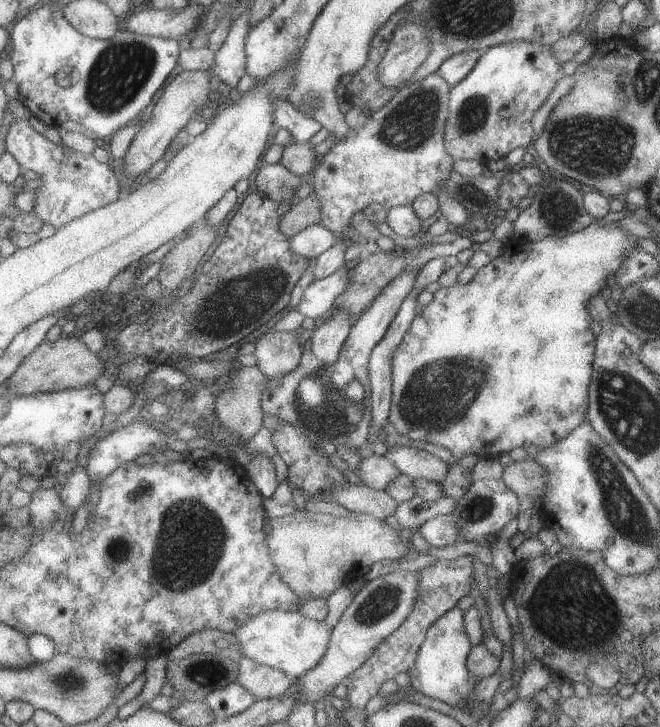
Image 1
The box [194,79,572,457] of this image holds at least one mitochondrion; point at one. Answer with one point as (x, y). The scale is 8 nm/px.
(439, 395)

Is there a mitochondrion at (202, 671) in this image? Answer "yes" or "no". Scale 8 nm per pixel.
yes

